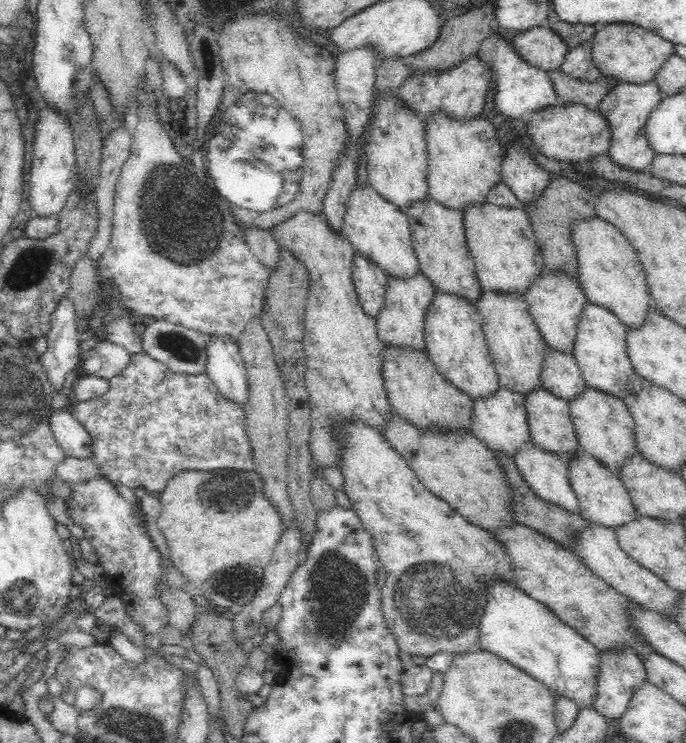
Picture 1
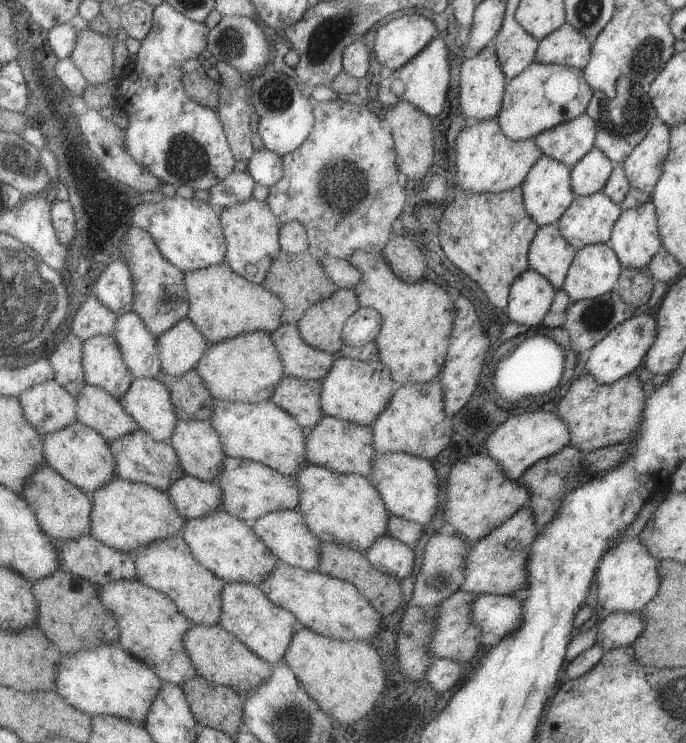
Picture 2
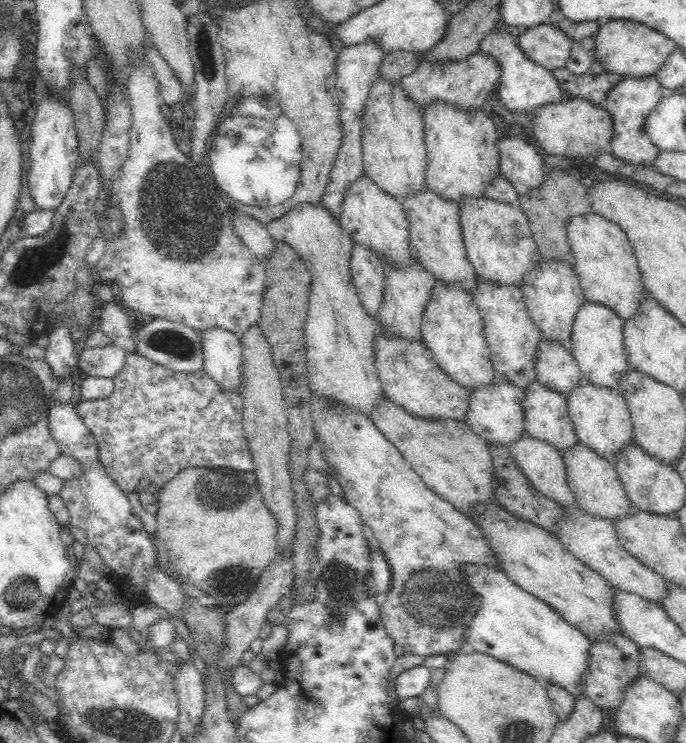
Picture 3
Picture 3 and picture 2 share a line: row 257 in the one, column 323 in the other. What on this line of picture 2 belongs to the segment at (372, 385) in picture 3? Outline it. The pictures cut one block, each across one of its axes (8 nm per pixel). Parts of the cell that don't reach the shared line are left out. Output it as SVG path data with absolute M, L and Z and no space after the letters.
M340 288L339 292L313 308L299 322L299 330L307 344L331 354L338 354L346 345L343 340L347 320L361 308L356 290Z

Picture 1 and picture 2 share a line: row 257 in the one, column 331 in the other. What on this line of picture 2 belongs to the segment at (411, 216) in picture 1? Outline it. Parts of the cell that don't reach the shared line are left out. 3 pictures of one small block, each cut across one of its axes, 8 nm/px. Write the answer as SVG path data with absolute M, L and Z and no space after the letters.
M325 415L318 426L307 433L307 459L313 464L331 469L331 472L363 475L372 479L375 456L379 453L374 442L374 429L371 425L355 424Z

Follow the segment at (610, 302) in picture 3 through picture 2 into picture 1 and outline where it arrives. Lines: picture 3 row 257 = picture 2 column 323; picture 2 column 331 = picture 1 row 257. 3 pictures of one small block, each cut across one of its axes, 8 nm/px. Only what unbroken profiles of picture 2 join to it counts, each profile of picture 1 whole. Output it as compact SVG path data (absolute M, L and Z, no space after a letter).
M595 214L572 222L570 240L576 249L577 277L587 301L608 308L629 328L640 326L653 303L642 263L620 229Z

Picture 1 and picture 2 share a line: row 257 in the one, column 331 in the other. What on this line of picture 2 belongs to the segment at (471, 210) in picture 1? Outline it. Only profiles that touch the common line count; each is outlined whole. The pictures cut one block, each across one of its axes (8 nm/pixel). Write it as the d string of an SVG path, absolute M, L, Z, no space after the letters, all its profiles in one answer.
M309 461L303 464L296 478L302 493L302 503L298 509L305 516L311 532L315 532L321 540L367 552L375 540L390 534L392 513L370 478L331 472L331 469Z

